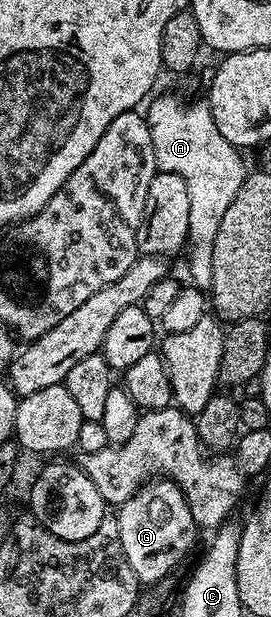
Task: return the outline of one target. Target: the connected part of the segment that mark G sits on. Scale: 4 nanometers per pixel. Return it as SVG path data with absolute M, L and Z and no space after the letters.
M171 479L151 480L133 494L123 506L117 507L120 528L120 548L124 548L126 563L139 583L153 584L169 575L173 566L194 546L196 527L182 489Z

